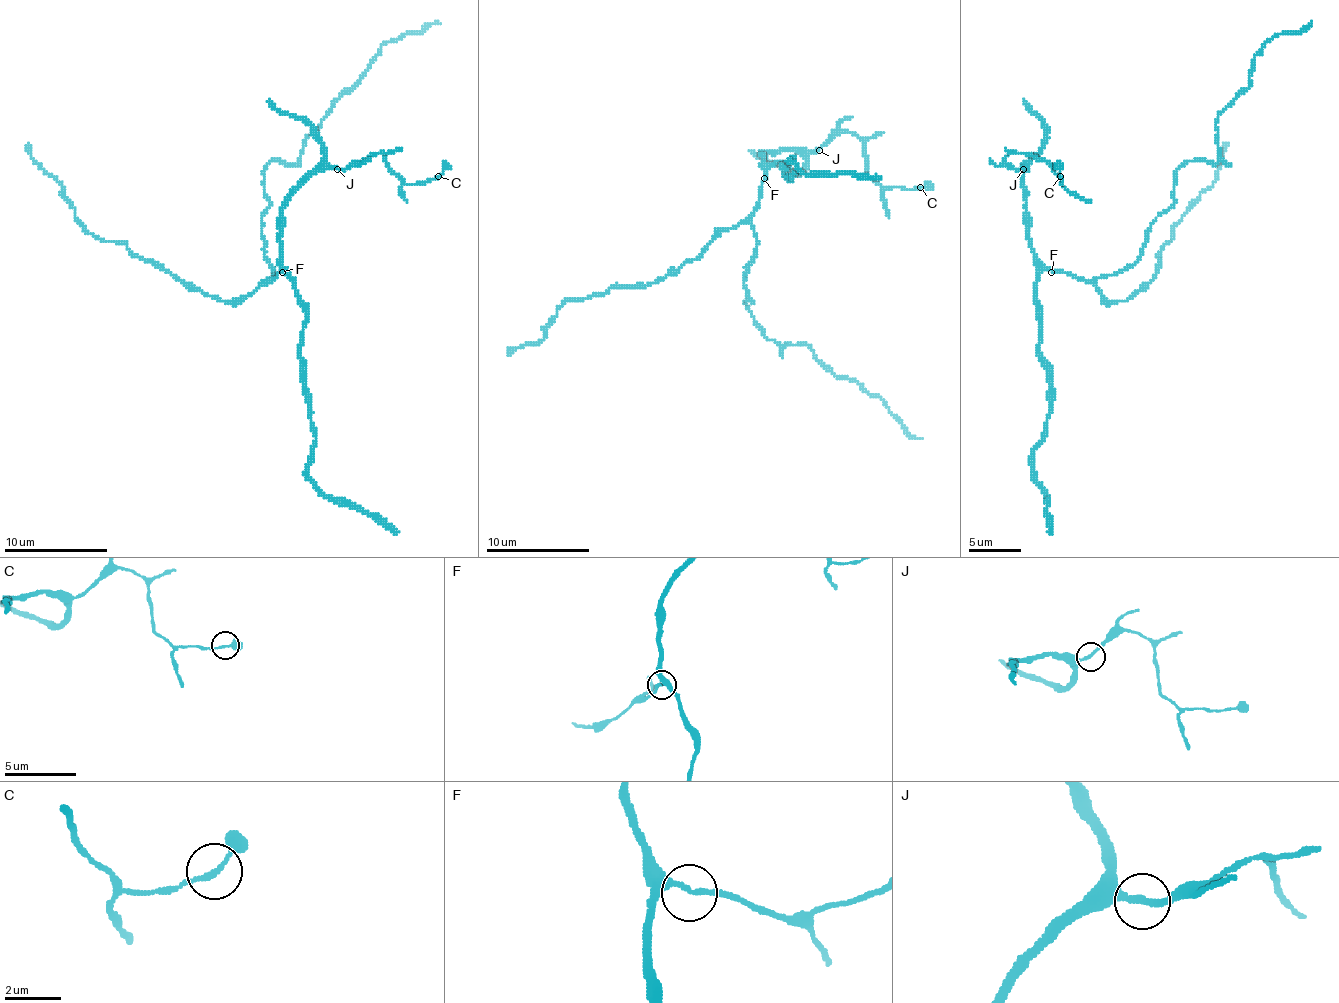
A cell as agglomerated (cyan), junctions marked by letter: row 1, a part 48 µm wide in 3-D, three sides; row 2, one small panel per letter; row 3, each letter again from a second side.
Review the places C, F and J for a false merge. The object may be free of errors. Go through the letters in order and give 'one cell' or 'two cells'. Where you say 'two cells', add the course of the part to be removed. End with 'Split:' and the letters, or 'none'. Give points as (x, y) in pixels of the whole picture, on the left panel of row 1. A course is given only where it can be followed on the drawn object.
C: one cell
F: one cell
J: one cell
Split: none

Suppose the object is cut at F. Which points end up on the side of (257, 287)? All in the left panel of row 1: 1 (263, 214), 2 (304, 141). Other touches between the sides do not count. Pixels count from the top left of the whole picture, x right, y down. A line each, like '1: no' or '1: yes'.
1: yes
2: yes

